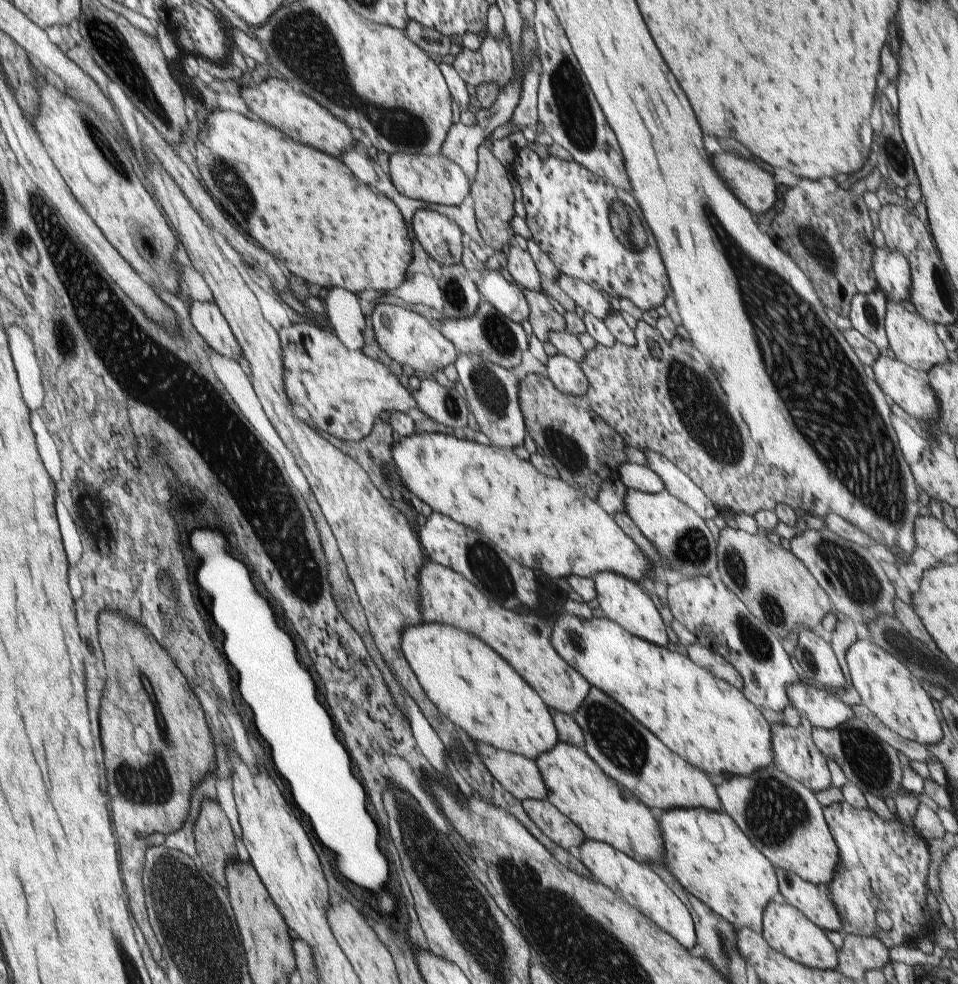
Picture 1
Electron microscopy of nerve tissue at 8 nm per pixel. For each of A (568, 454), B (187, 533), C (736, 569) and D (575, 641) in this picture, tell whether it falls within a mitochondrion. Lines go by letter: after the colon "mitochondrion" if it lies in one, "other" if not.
A: mitochondrion
B: other
C: mitochondrion
D: other

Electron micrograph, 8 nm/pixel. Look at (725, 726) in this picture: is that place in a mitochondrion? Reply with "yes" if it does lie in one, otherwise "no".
no

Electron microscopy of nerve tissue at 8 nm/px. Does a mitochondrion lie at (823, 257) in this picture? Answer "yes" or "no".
yes

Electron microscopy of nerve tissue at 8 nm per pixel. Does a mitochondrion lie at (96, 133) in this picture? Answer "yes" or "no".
yes

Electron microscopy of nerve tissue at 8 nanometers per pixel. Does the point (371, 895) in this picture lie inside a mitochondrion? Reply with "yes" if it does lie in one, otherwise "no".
no

